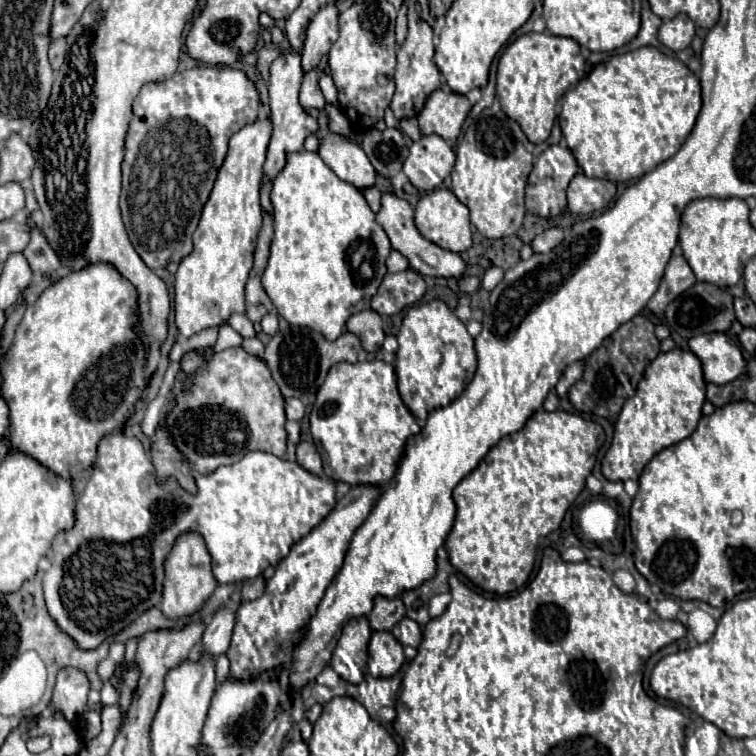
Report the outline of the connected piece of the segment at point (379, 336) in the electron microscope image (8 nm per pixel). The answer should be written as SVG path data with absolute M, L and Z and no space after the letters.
M363 310L359 314L353 314L347 320L347 330L361 338L361 344L367 352L377 352L385 339L383 320L373 310Z

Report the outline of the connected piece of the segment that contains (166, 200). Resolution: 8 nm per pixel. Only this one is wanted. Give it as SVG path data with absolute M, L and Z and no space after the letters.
M191 68L173 74L163 84L147 84L133 102L133 120L125 138L121 214L129 240L149 268L163 268L171 256L187 256L203 204L209 198L215 176L227 154L229 138L257 120L259 96L253 82L237 68Z

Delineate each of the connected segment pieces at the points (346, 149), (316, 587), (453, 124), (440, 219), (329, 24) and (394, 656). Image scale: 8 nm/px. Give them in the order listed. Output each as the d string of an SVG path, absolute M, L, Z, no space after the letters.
M319 114L319 124L321 124L321 128L317 132L319 140L321 140L319 154L327 162L327 166L331 166L331 170L341 180L353 184L359 190L375 186L377 184L377 172L371 166L363 148L343 140L343 136L331 134L327 130L325 114Z
M375 484L351 486L333 512L319 526L315 526L309 536L299 540L283 562L279 562L273 578L265 584L265 594L253 602L241 602L233 640L227 650L233 678L251 678L251 674L259 674L259 670L271 670L287 664L291 646L299 640L303 626L343 566L343 558L351 544L351 534L355 534L355 530L367 520L367 514L371 514L371 506L375 506L379 494L381 488Z
M435 90L425 102L419 118L421 134L437 134L447 142L455 142L461 134L461 126L471 110L469 100L463 94L447 94L443 90Z
M439 188L431 194L425 194L419 204L415 206L415 224L417 230L431 240L433 244L441 246L443 250L451 252L465 252L471 248L471 224L469 224L469 210L463 206L451 190Z
M329 4L317 12L317 16L311 20L307 28L307 38L303 46L303 74L311 72L319 66L321 58L327 56L329 48L337 40L337 8L335 4Z
M373 632L369 642L369 674L373 678L393 676L405 662L403 646L391 632Z

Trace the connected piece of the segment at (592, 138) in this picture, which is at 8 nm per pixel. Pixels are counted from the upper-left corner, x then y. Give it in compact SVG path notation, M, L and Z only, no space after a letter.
M645 46L645 48L639 48L639 50L633 50L633 52L627 52L627 54L613 54L605 64L599 64L591 70L589 76L585 76L581 82L577 82L571 90L567 90L567 94L563 96L561 100L561 114L559 114L559 124L561 124L561 130L563 130L563 136L567 138L567 144L569 144L569 150L573 152L577 164L581 166L581 170L585 172L585 176L589 178L607 178L611 182L627 182L627 180L633 180L633 178L641 178L643 174L651 172L655 166L663 164L665 160L669 160L677 150L679 146L685 142L685 138L691 134L693 126L695 126L695 120L699 116L699 110L701 110L701 86L699 86L699 80L697 76L679 60L663 54L661 50L653 48L653 46Z

